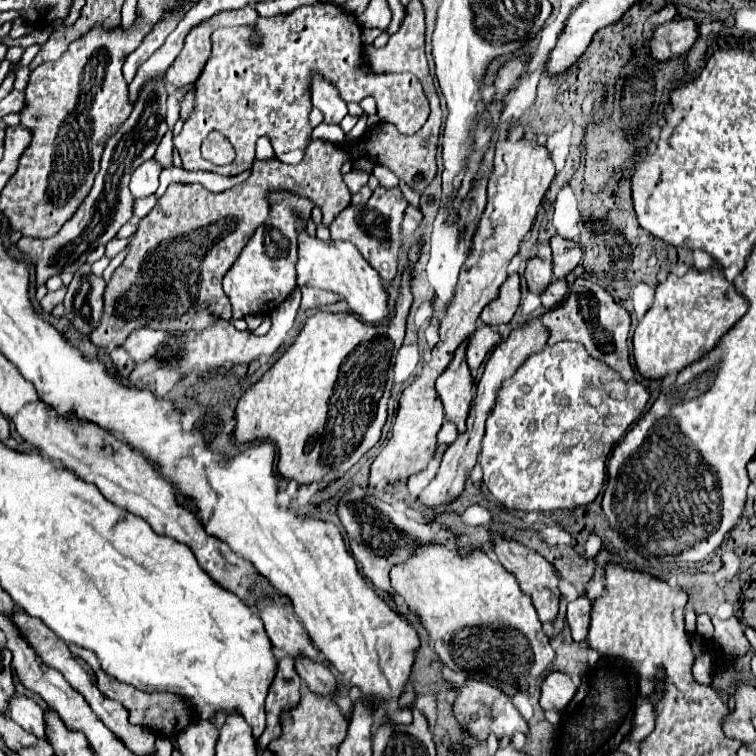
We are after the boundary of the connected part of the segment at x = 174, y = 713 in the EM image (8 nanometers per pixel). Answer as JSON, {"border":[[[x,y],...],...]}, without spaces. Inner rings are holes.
{"border":[[[71,646],[71,652],[73,652],[75,656],[79,656],[81,660],[85,660],[85,662],[93,668],[93,672],[95,672],[95,676],[97,676],[97,688],[99,688],[107,698],[113,698],[113,700],[121,702],[121,704],[129,710],[129,722],[131,722],[131,724],[145,726],[145,728],[149,728],[149,730],[151,730],[153,734],[157,734],[157,736],[175,738],[175,736],[179,736],[187,726],[191,726],[193,722],[199,720],[199,718],[197,718],[199,714],[197,714],[197,710],[193,708],[193,702],[191,702],[191,700],[187,700],[187,698],[183,698],[183,696],[179,696],[179,694],[169,694],[169,692],[155,692],[155,694],[141,692],[141,690],[137,690],[137,688],[129,686],[129,684],[123,684],[123,682],[115,680],[113,676],[105,674],[103,668],[101,668],[101,664],[99,664],[99,660],[97,660],[97,656],[95,656],[95,652],[91,652],[91,650],[87,650],[87,648],[81,648],[81,646]]]}

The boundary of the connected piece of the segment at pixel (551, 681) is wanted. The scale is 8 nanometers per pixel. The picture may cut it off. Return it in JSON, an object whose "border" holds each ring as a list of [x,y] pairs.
{"border":[[[551,672],[541,686],[541,708],[565,712],[569,702],[573,700],[577,686],[563,672]]]}

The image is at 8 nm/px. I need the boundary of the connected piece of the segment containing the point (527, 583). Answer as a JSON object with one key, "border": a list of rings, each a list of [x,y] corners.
{"border":[[[493,536],[493,542],[495,542],[495,548],[493,552],[497,554],[499,562],[503,564],[505,570],[509,570],[517,582],[519,582],[519,588],[523,594],[531,596],[533,600],[533,606],[539,614],[539,620],[543,624],[547,622],[553,622],[557,618],[557,610],[559,610],[559,600],[561,600],[561,592],[559,592],[559,574],[555,570],[555,566],[551,562],[547,562],[543,556],[539,556],[535,550],[531,548],[525,548],[521,546],[519,542],[513,542],[509,538],[503,538],[503,536]]]}

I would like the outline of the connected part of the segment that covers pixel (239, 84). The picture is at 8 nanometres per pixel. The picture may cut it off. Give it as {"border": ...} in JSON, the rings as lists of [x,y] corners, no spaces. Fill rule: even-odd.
{"border":[[[317,4],[317,6],[305,6],[297,8],[291,14],[285,16],[273,16],[273,18],[259,18],[255,26],[237,26],[237,28],[219,28],[211,36],[213,52],[207,60],[199,80],[197,80],[197,100],[193,116],[185,122],[181,134],[173,140],[175,148],[179,150],[179,156],[183,160],[185,170],[207,170],[223,176],[235,176],[243,170],[251,168],[255,160],[255,142],[259,136],[269,136],[277,148],[287,150],[287,164],[299,164],[305,144],[311,138],[311,124],[309,124],[309,112],[311,112],[311,82],[313,76],[323,76],[325,80],[333,82],[339,90],[339,96],[345,98],[345,102],[355,100],[359,102],[365,96],[375,96],[377,100],[377,112],[379,120],[391,122],[397,126],[401,134],[415,134],[429,116],[429,102],[423,94],[421,82],[413,74],[385,74],[375,76],[361,56],[361,28],[353,14],[347,10],[335,6],[335,4]],[[253,36],[259,38],[259,44],[253,44]],[[209,132],[221,132],[227,140],[233,142],[233,148],[237,152],[235,160],[227,166],[215,166],[201,158],[199,146],[203,138],[207,138]]]}

